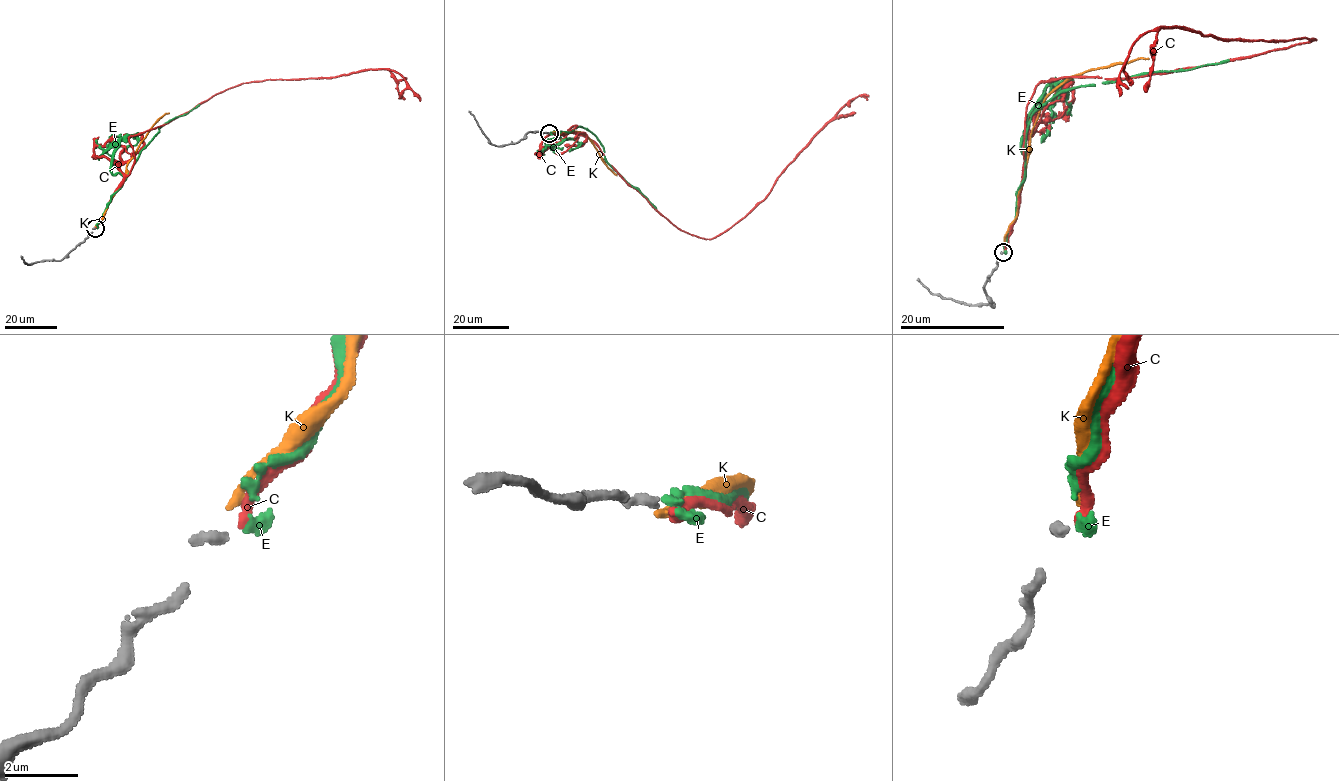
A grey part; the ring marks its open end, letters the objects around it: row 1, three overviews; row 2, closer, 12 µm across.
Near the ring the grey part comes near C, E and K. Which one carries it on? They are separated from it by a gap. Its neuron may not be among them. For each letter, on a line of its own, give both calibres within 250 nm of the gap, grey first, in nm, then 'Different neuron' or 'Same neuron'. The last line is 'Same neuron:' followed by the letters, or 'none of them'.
C: Thickness 260 nm (grey) against 240 nm. Different neuron
E: Thickness 260 nm (grey) against 320 nm. Same neuron
K: Thickness 260 nm (grey) against 200 nm. Different neuron
Same neuron: E

